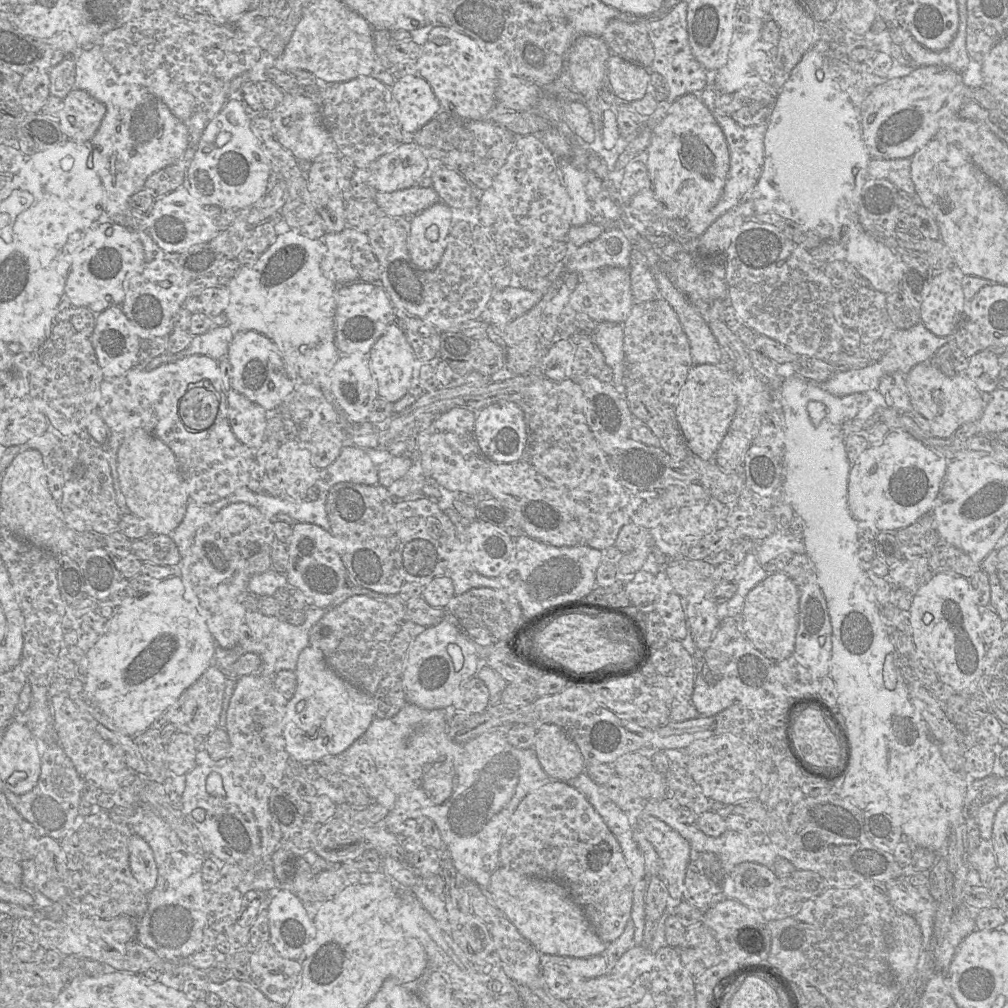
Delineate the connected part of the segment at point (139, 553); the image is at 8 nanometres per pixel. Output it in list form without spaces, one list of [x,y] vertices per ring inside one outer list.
[[[149,534],[132,540],[131,552],[142,562],[161,566],[177,566],[180,554],[169,535]]]

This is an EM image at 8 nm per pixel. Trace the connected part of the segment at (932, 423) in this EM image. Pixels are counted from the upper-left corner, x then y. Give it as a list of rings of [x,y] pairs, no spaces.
[[[929,362],[917,364],[905,375],[906,387],[911,401],[911,415],[925,434],[949,439],[962,425],[977,422],[982,416],[985,403],[982,392],[965,373],[954,377],[944,375],[939,367]]]

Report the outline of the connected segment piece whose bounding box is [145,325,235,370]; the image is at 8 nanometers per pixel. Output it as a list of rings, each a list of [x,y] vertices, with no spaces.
[[[230,325],[214,326],[201,335],[193,336],[191,343],[183,351],[153,357],[145,369],[153,370],[165,363],[192,355],[204,355],[219,361],[227,357],[228,349],[234,336],[235,331]]]

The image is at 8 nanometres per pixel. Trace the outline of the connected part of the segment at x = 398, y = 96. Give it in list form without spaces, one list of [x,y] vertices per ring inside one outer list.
[[[418,74],[396,80],[391,91],[398,104],[401,127],[406,134],[414,134],[442,110],[432,87]]]

